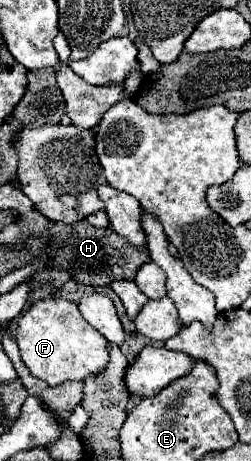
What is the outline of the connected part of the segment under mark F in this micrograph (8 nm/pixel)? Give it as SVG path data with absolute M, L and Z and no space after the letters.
M63 298L37 300L31 310L19 318L17 344L21 360L29 372L49 386L57 386L67 380L83 382L91 374L99 374L99 370L109 362L109 342L83 320L77 304Z

